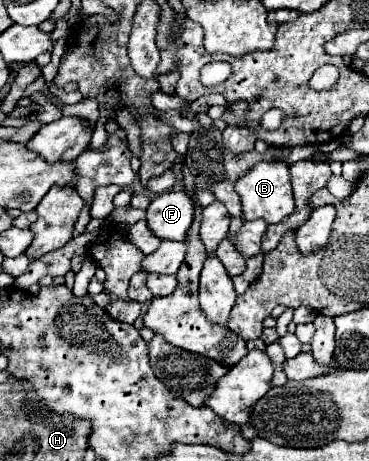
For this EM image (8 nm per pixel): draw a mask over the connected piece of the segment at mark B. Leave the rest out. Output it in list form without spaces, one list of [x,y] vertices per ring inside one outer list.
[[[261,161],[261,163],[257,163],[253,169],[247,171],[247,175],[243,175],[237,181],[237,193],[241,195],[245,221],[263,219],[267,223],[279,223],[283,217],[291,215],[295,209],[289,165],[283,161]]]

